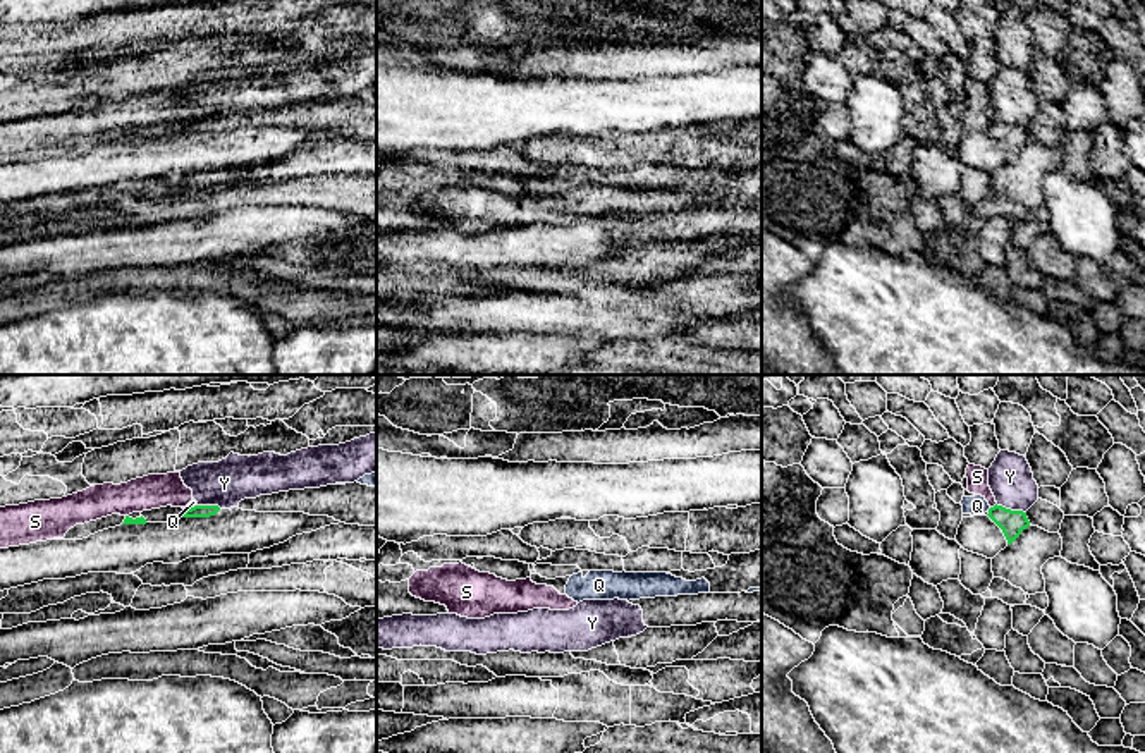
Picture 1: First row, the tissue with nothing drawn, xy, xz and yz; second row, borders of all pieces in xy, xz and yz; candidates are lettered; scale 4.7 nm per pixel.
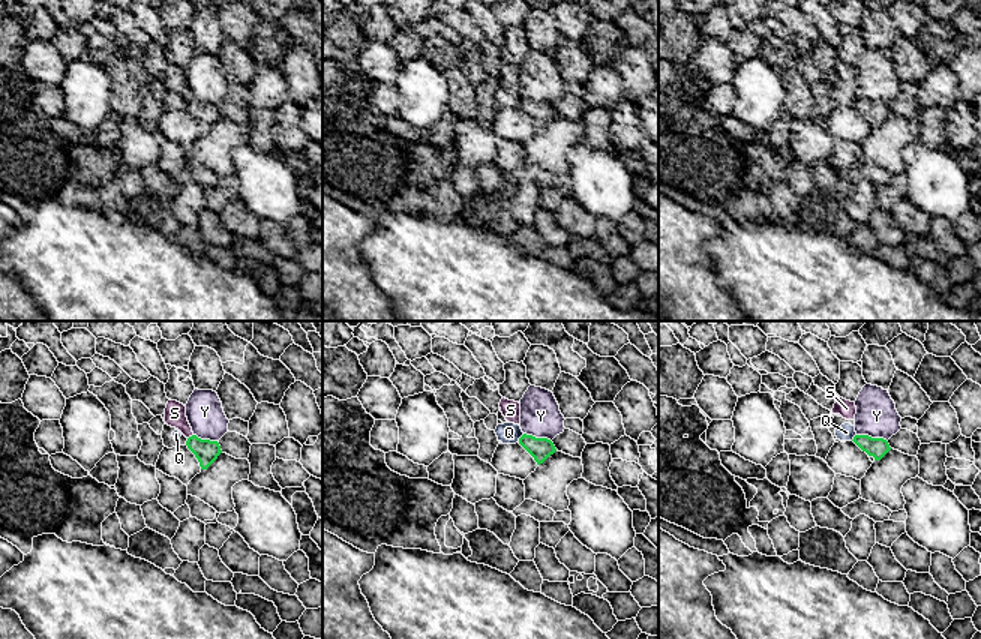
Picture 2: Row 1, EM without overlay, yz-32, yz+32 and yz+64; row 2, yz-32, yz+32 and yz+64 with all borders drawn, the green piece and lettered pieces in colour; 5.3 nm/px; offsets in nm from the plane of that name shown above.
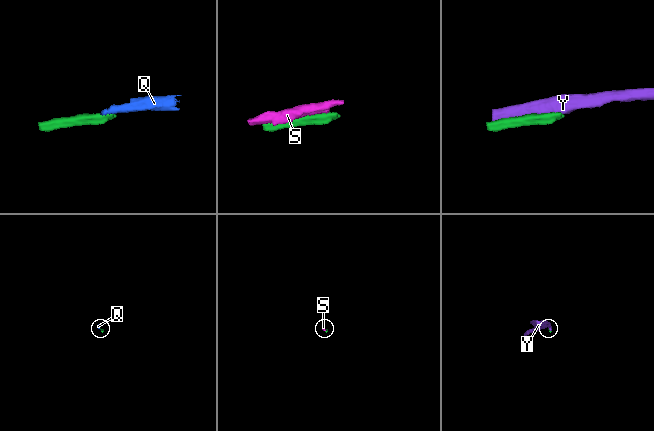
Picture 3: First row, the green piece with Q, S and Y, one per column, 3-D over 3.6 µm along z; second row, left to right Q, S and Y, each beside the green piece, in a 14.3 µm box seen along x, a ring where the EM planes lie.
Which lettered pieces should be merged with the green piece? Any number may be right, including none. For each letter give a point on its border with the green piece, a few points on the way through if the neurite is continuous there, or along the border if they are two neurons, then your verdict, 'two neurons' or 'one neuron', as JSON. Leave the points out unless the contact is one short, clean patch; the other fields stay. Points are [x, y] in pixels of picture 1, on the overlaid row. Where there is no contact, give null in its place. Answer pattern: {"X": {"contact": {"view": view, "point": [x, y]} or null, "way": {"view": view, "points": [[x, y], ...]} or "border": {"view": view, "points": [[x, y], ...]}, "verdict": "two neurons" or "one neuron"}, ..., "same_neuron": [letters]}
{"Q": {"contact": {"view": "yz", "point": [989, 509]}, "border": {"view": "yz", "points": [[991, 508], [987, 511]]}, "verdict": "two neurons"}, "S": {"contact": {"view": "yz", "point": [994, 506]}, "verdict": "two neurons"}, "Y": {"contact": {"view": "yz", "point": [1010, 509]}, "verdict": "two neurons"}, "same_neuron": []}

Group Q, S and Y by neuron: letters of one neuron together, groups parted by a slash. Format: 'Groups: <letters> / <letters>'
Groups: Q S / Y

